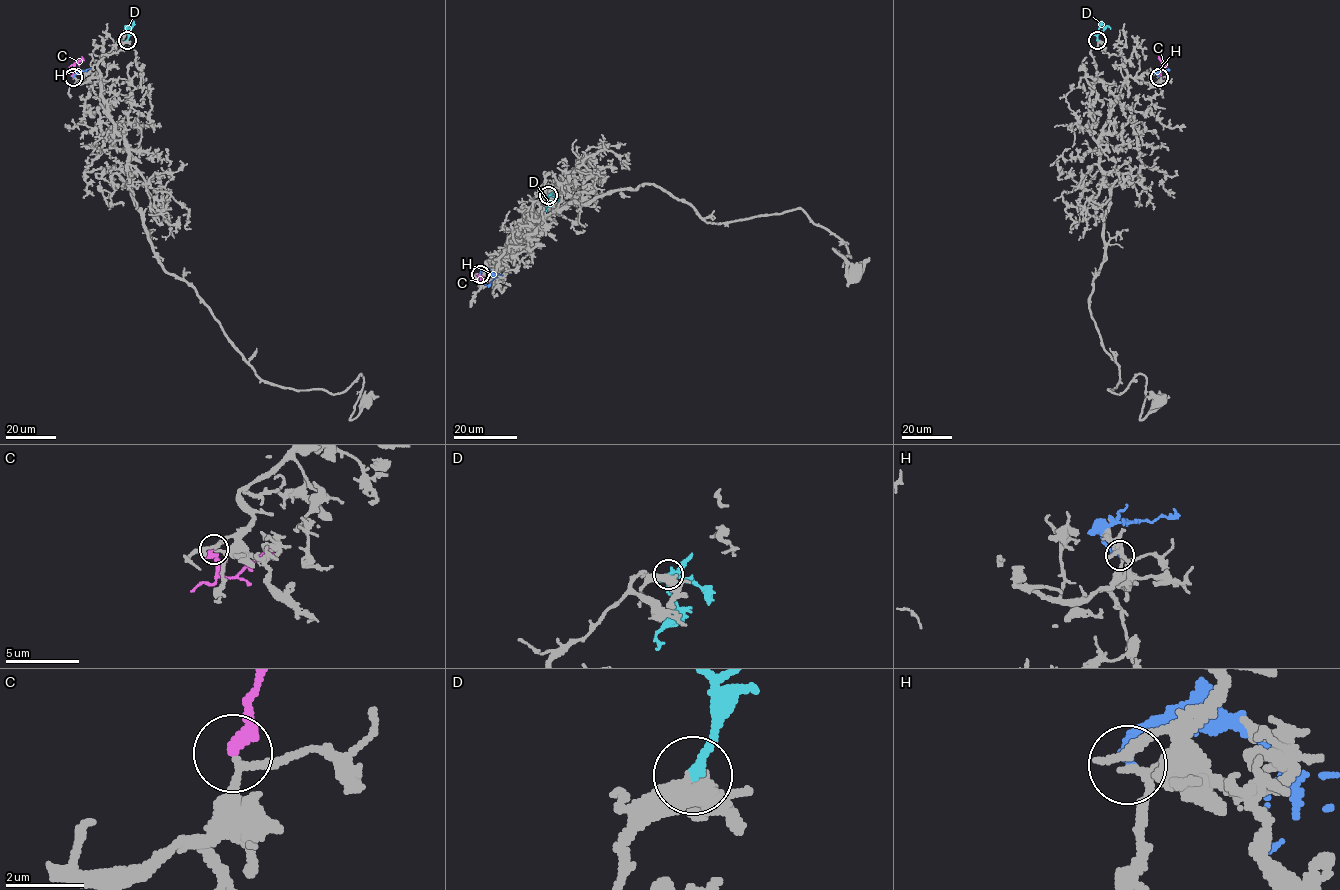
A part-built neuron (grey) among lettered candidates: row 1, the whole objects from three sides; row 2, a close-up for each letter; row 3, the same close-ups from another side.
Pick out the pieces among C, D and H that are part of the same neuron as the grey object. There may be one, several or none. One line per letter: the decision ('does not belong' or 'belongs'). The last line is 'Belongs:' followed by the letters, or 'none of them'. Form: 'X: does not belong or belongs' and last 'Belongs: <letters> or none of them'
C: belongs
D: belongs
H: does not belong
Belongs: C, D

